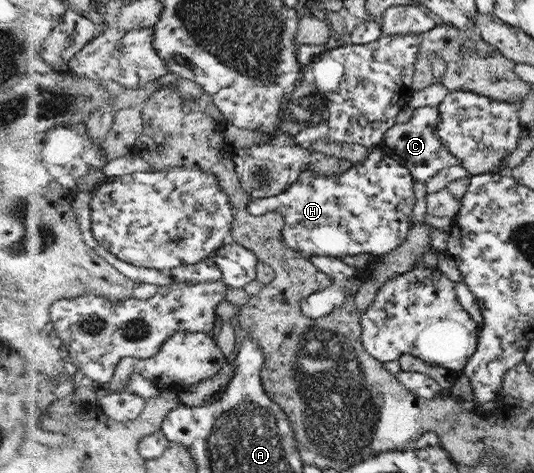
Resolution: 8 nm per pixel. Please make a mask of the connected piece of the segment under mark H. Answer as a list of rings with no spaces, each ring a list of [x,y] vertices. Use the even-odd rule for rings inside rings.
[[[372,148],[366,160],[357,162],[333,177],[315,175],[310,168],[304,169],[299,180],[281,195],[268,200],[252,199],[249,209],[252,214],[258,216],[278,211],[285,218],[281,239],[288,248],[296,250],[296,253],[304,257],[330,256],[340,259],[367,253],[382,257],[399,248],[413,228],[411,216],[415,206],[415,181],[408,167],[384,154],[380,148]]]

